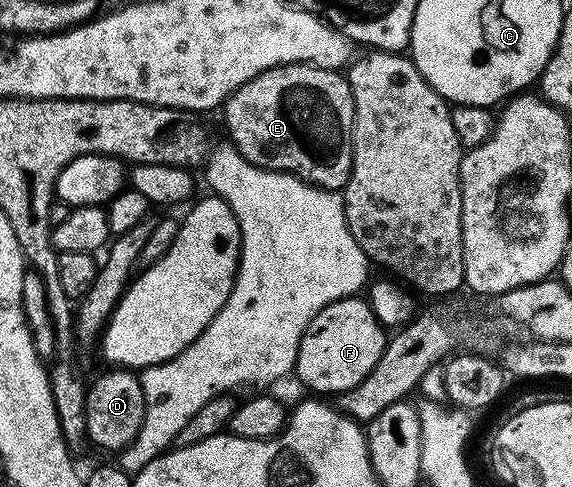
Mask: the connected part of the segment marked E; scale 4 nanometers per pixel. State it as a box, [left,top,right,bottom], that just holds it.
[221,64,355,191]

